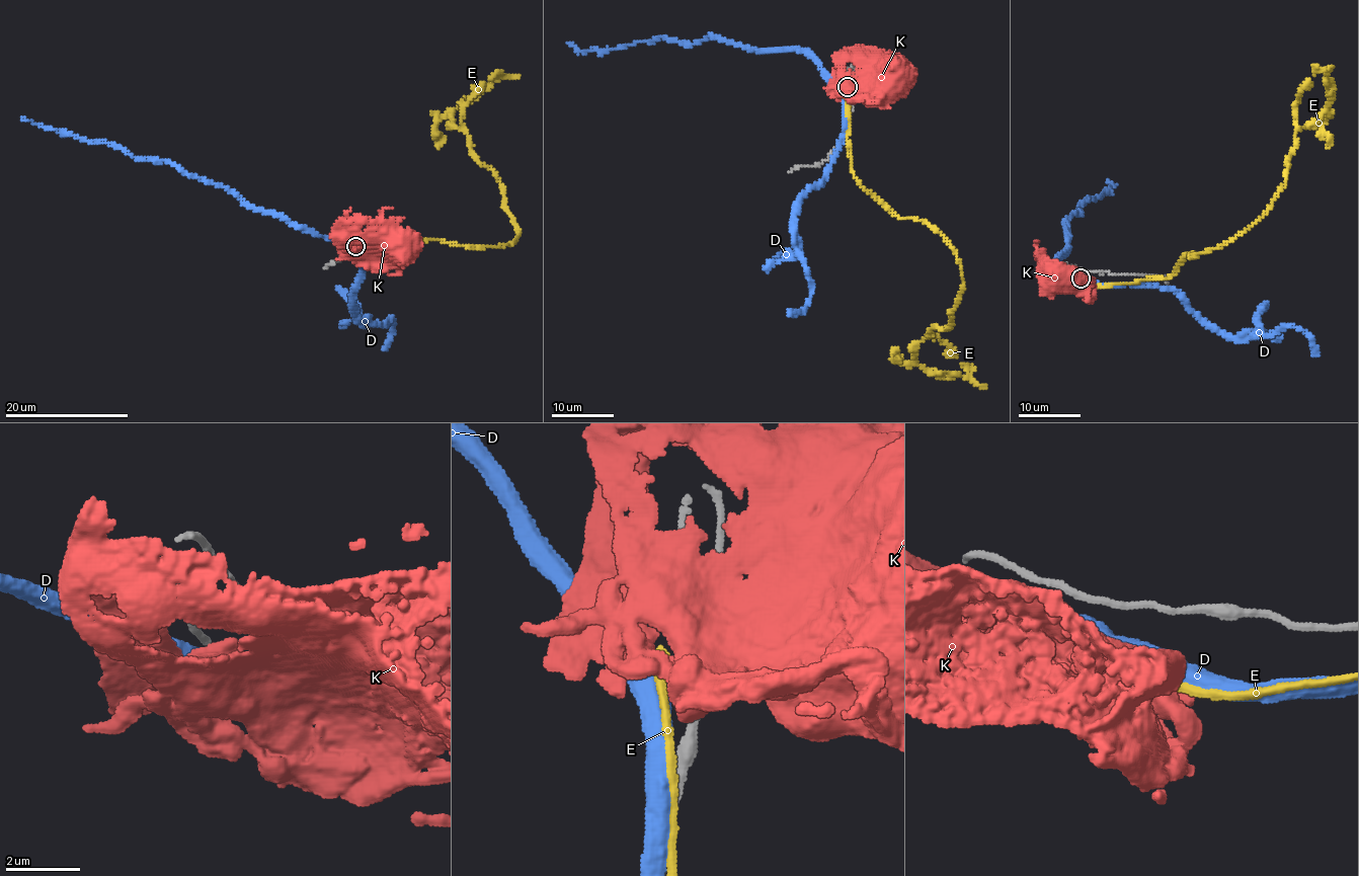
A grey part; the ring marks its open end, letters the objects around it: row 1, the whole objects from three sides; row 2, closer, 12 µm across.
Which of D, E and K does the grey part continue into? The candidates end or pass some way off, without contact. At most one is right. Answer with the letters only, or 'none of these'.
E

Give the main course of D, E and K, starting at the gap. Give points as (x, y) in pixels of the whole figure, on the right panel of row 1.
D: (1086, 277), (1063, 271), (1057, 262), (1067, 253), (1067, 219), (1081, 214), (1088, 200), (1113, 187), (1107, 180)
E: (1085, 281), (1168, 277), (1182, 257), (1225, 243), (1266, 212), (1284, 183), (1294, 132), (1330, 99), (1329, 66)
K: (1081, 281), (1051, 270), (1046, 274), (1050, 277)

